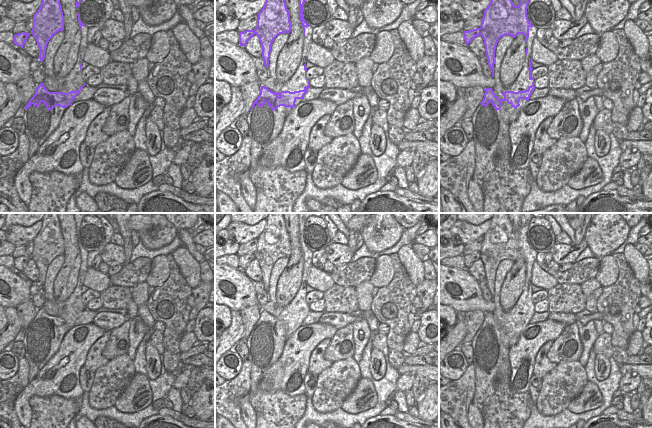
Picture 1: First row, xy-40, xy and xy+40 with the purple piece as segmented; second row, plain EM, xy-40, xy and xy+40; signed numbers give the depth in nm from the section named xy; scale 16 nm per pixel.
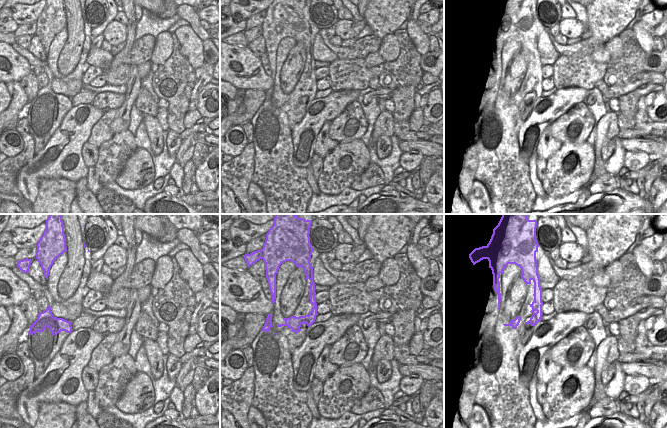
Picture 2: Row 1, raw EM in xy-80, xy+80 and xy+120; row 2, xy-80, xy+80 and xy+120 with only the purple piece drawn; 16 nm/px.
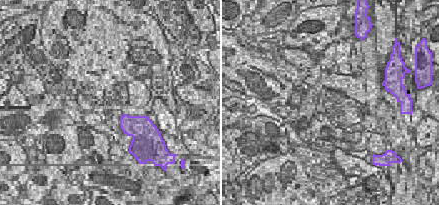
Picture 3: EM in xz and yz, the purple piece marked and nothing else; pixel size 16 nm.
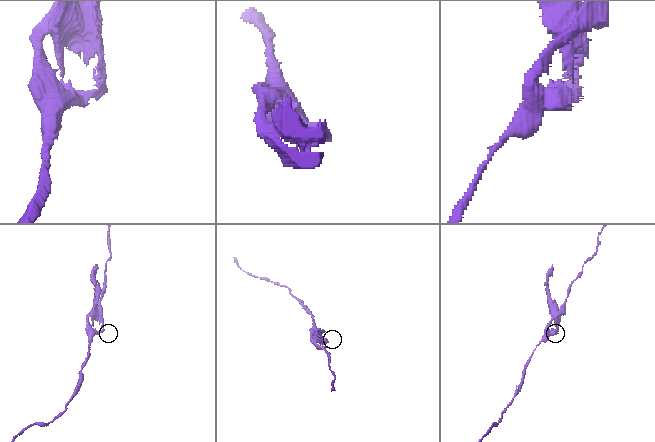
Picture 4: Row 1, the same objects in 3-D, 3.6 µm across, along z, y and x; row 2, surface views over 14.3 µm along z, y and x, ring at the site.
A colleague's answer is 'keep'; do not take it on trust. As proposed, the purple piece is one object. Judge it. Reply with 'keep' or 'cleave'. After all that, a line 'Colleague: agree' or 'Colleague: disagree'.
cleave
Colleague: disagree

